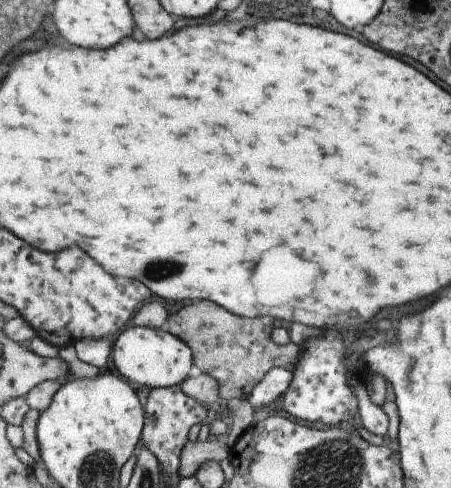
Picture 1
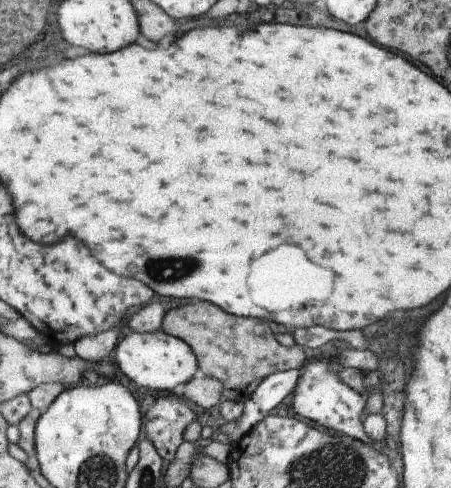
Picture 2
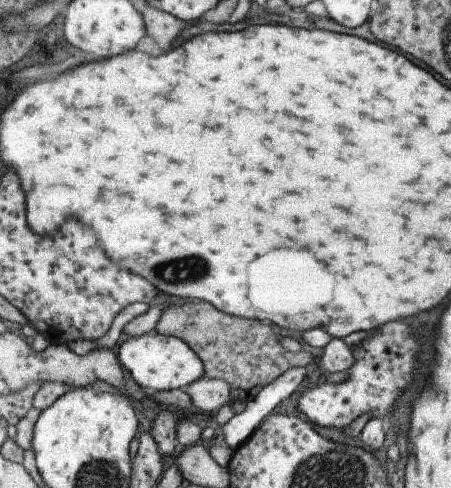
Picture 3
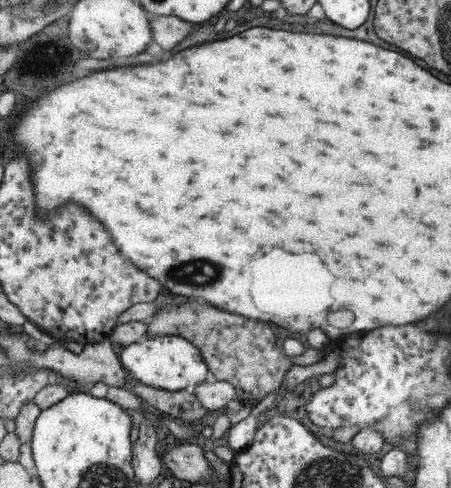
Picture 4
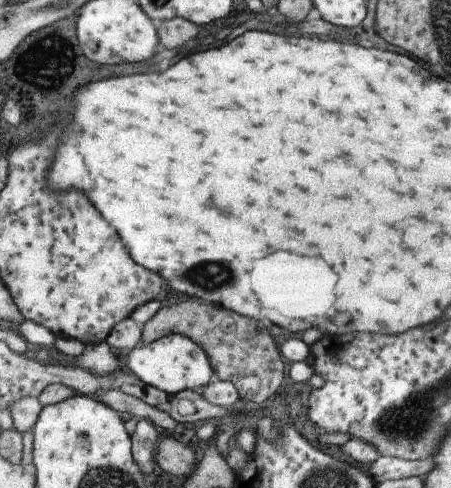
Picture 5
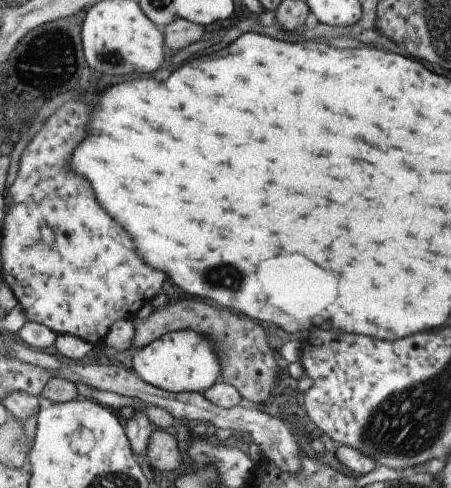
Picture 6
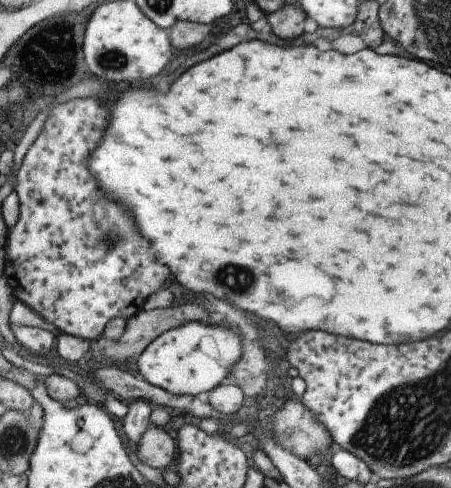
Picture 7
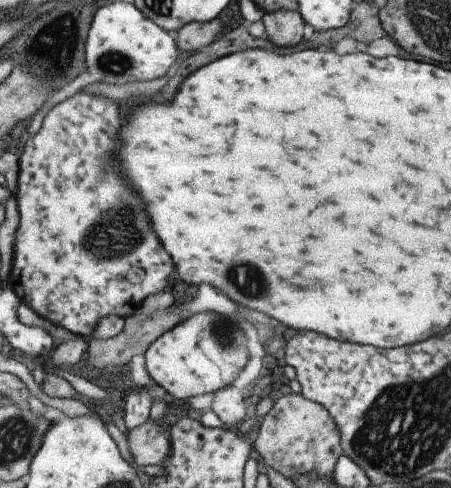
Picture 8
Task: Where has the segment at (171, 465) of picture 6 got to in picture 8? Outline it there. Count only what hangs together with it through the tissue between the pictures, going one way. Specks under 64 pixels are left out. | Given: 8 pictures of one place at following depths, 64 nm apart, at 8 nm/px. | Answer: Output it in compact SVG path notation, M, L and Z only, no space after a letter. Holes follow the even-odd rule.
M153 420L125 432L129 442L129 452L133 462L139 468L145 466L163 466L163 462L171 454L171 436L165 428L155 424Z

